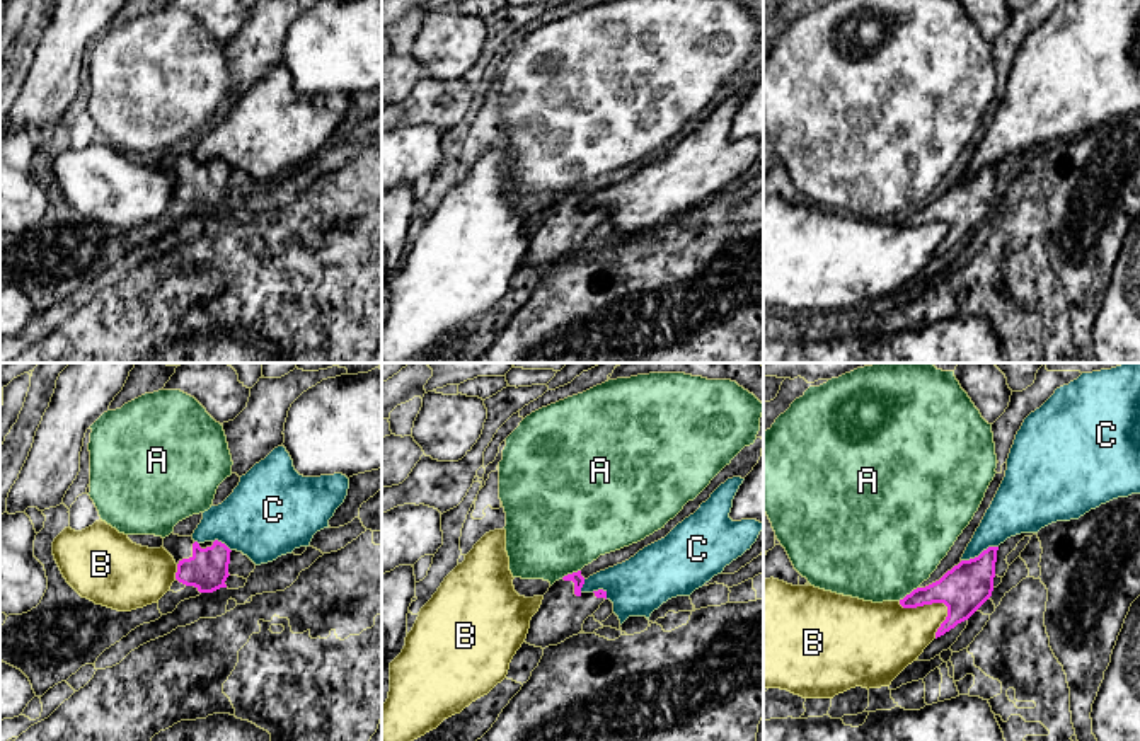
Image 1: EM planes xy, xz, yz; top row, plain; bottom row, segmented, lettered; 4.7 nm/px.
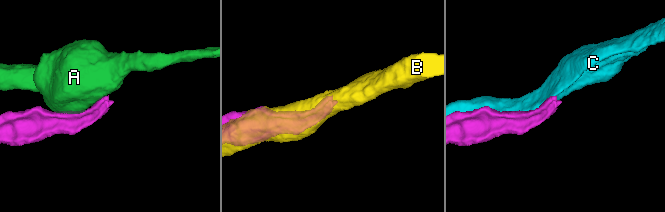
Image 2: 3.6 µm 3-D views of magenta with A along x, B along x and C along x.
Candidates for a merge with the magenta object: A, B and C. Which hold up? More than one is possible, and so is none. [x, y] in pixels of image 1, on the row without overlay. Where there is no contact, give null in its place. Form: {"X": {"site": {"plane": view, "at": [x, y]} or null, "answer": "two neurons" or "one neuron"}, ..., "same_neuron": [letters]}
{"A": {"site": {"plane": "yz", "at": [910, 212]}, "answer": "two neurons"}, "B": {"site": {"plane": "yz", "at": [938, 220]}, "answer": "two neurons"}, "C": {"site": {"plane": "yz", "at": [980, 172]}, "answer": "two neurons"}, "same_neuron": []}

